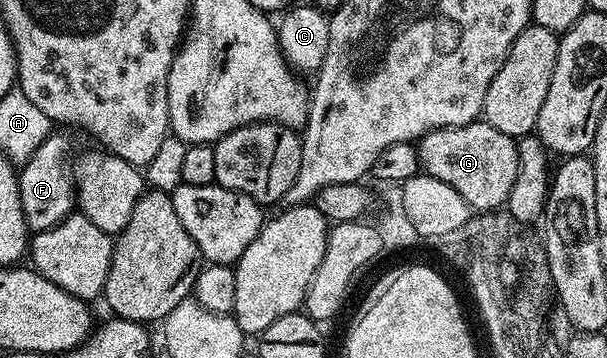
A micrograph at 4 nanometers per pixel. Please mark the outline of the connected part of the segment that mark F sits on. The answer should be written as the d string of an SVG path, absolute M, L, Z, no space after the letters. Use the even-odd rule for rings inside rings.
M62 131L51 132L50 137L44 139L44 143L24 162L18 174L20 207L24 207L26 227L31 234L56 227L76 209L72 169L68 161L66 165L66 152L70 149L70 141L58 132Z

